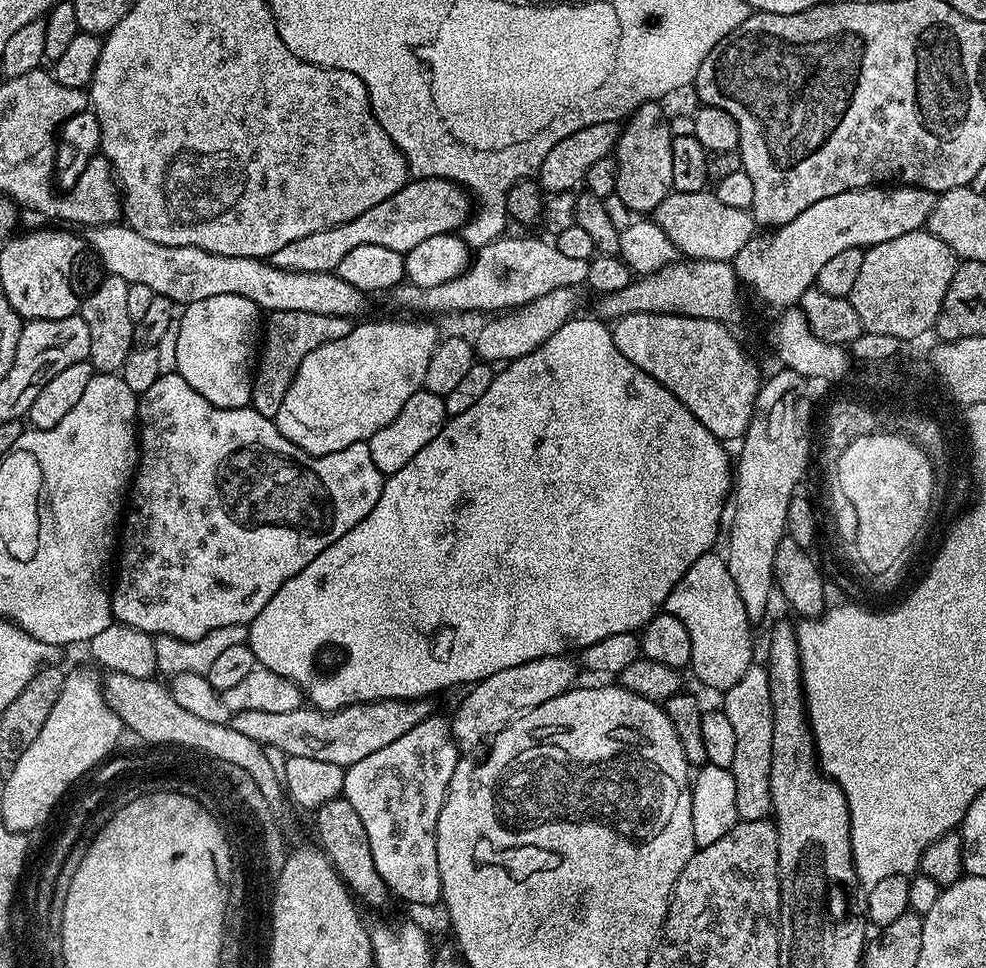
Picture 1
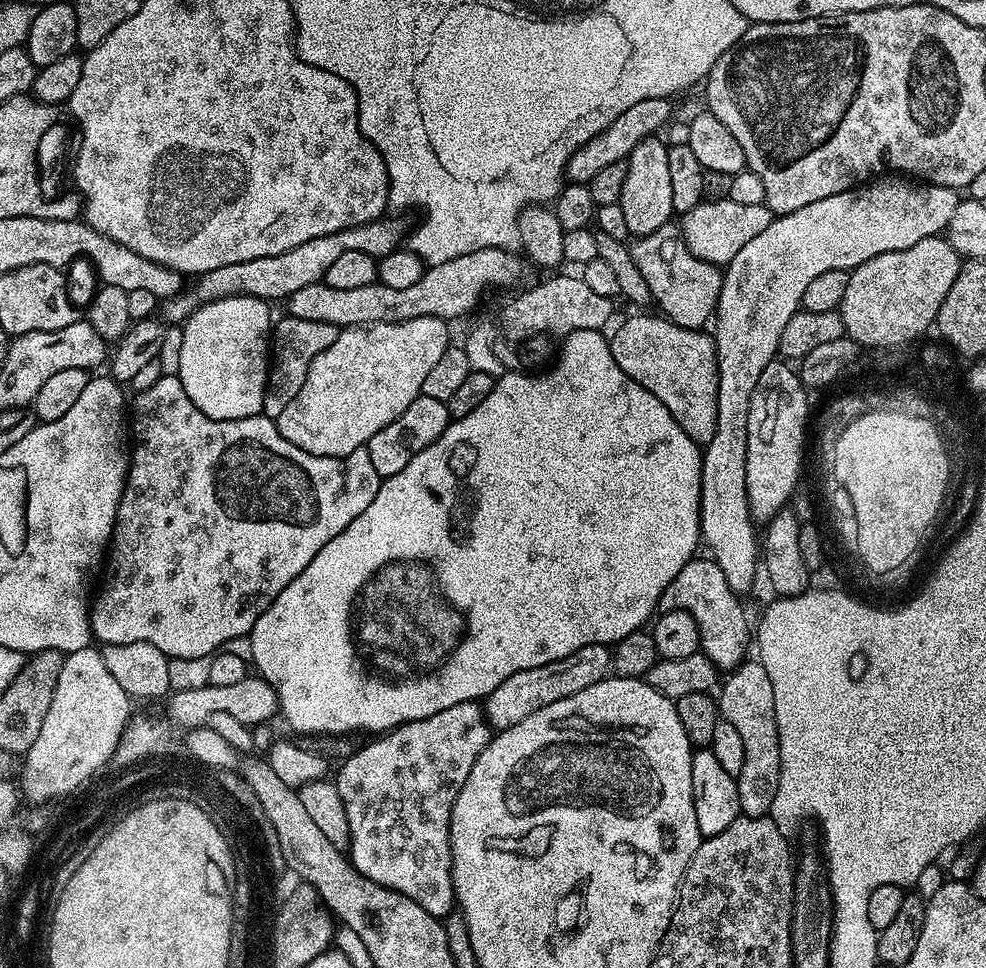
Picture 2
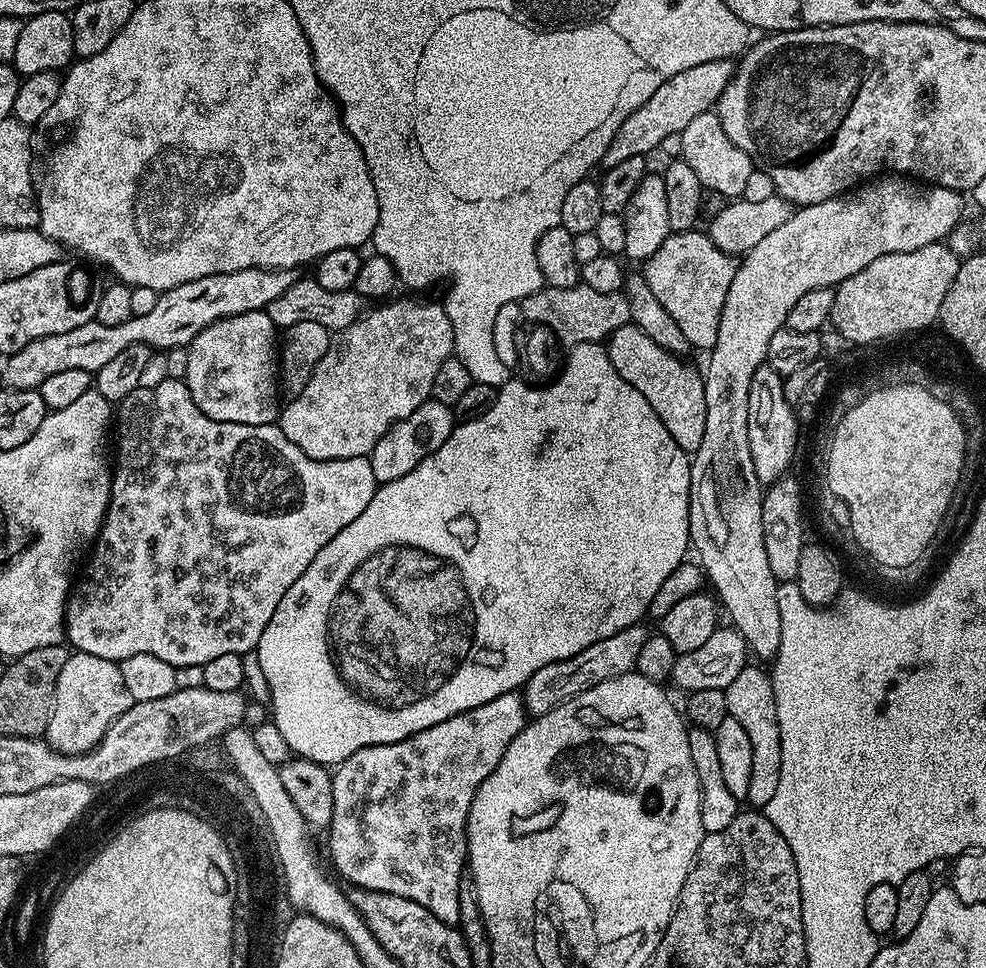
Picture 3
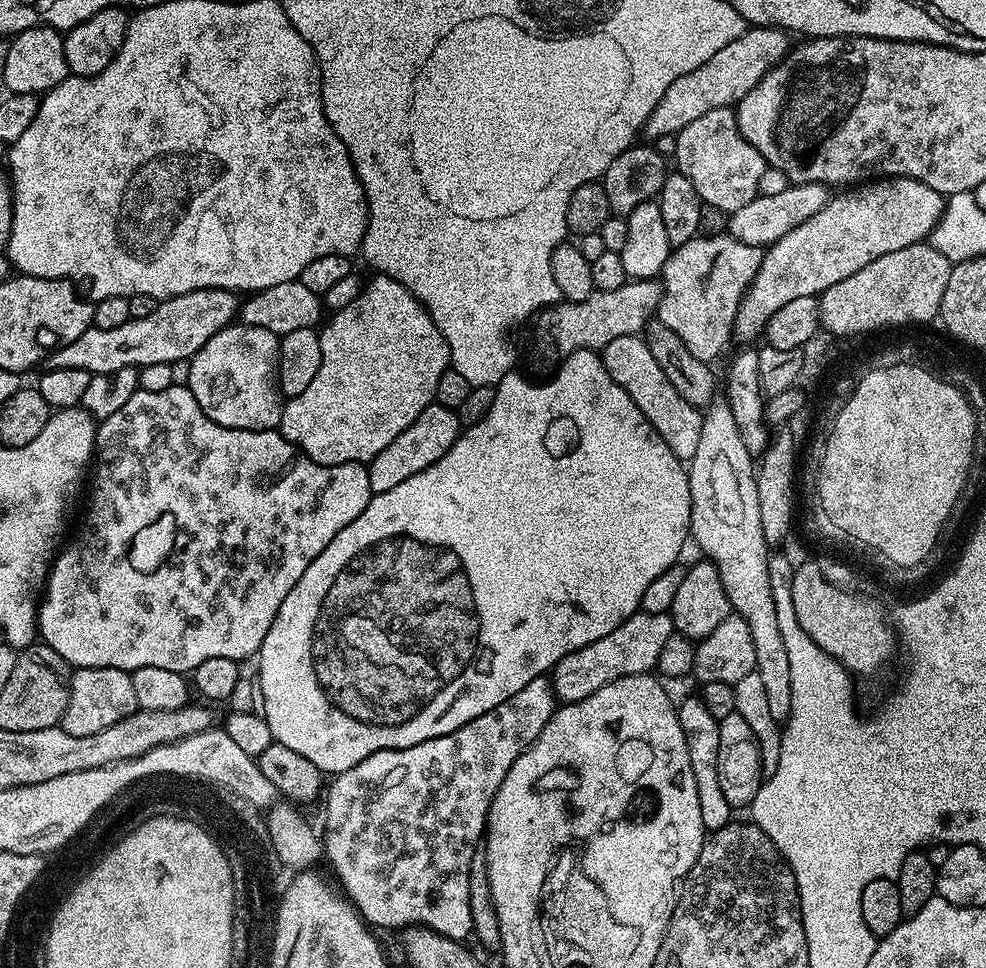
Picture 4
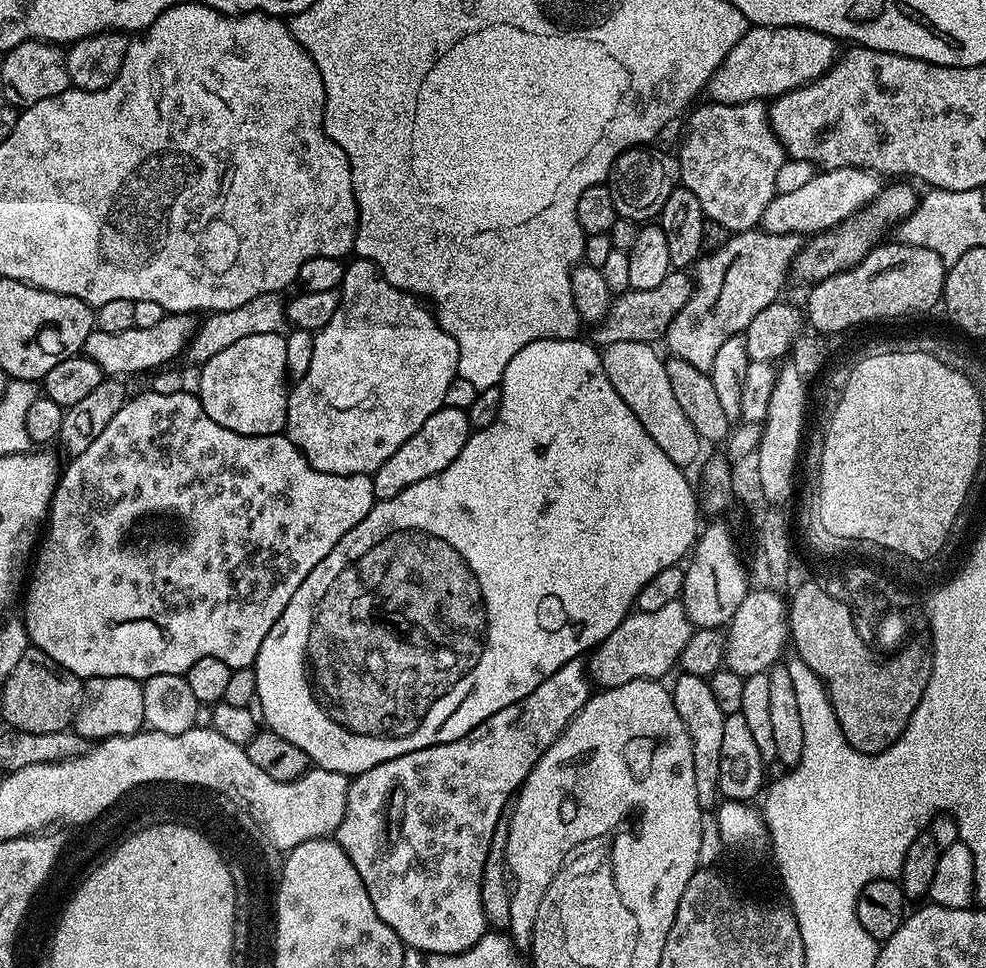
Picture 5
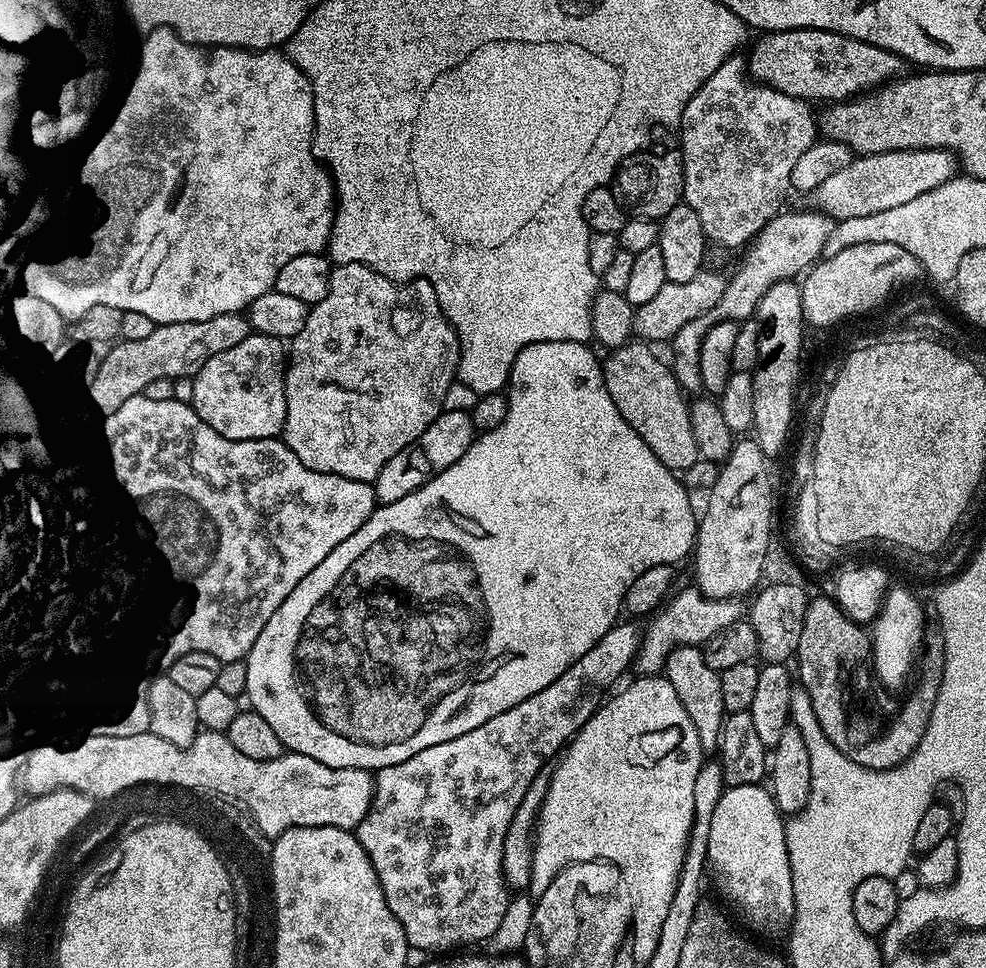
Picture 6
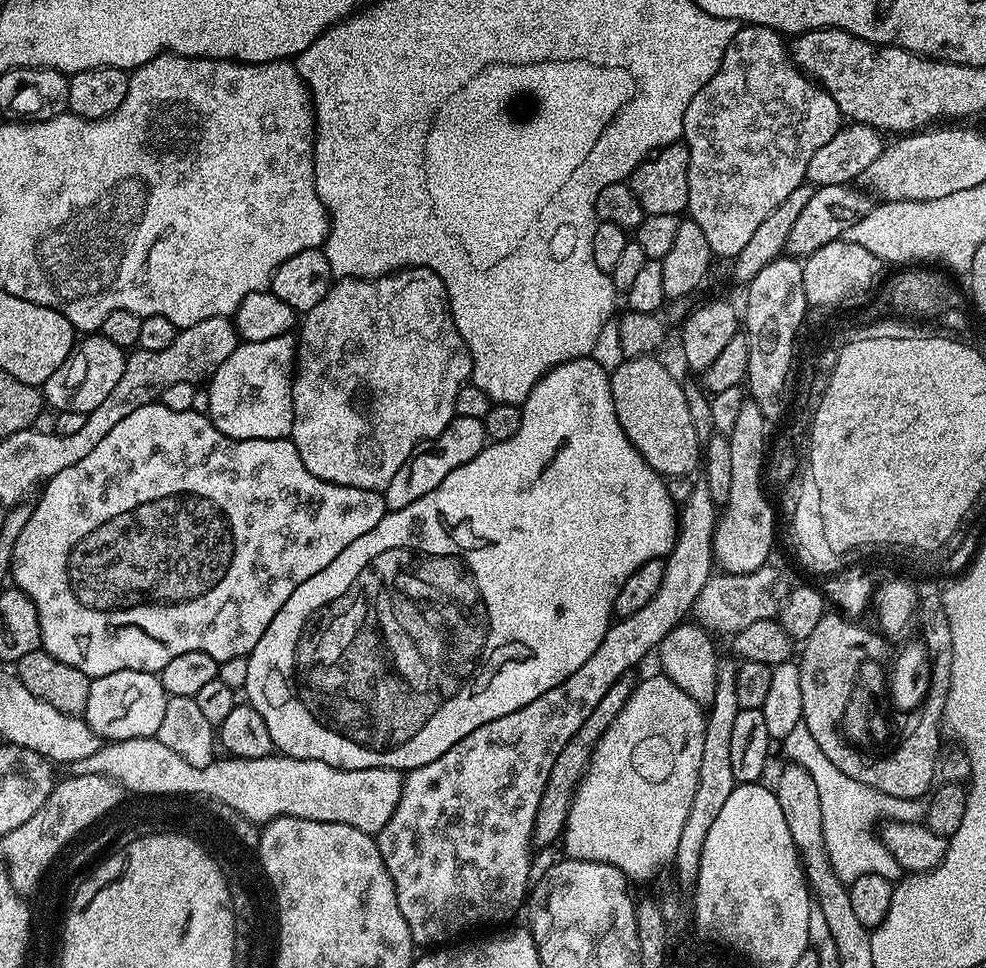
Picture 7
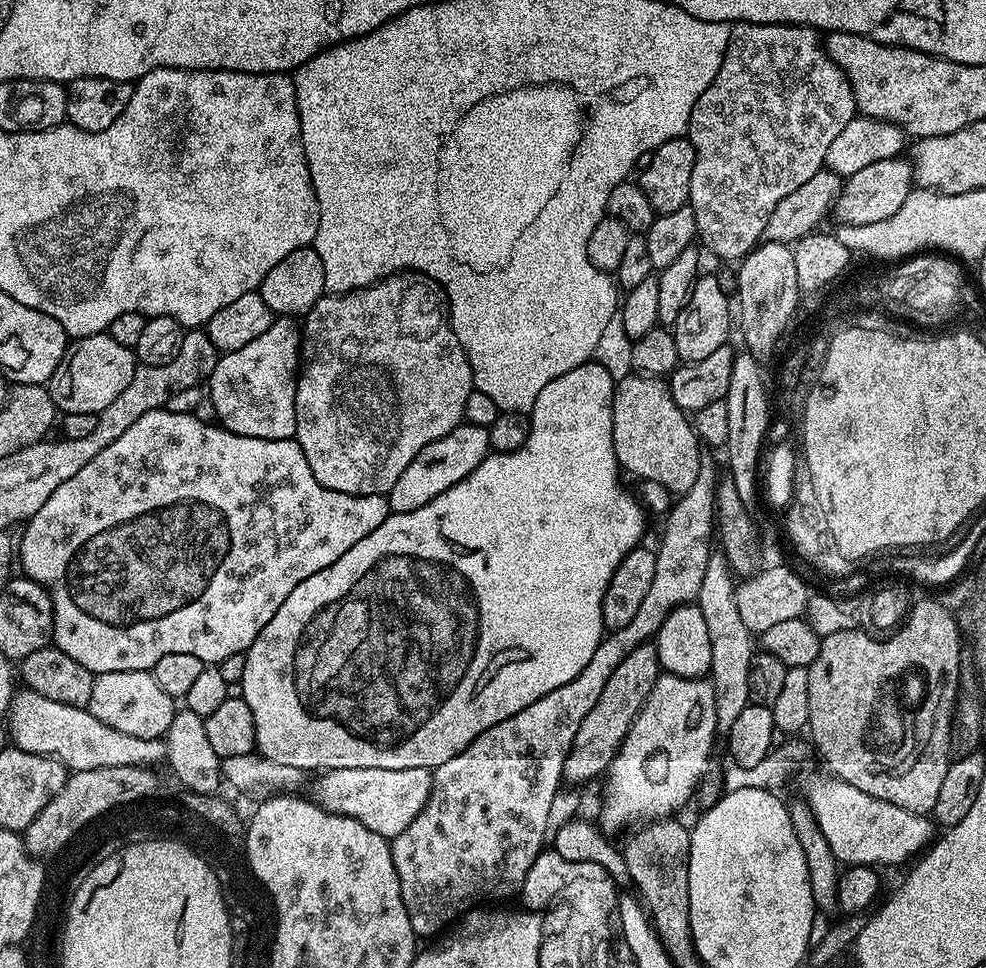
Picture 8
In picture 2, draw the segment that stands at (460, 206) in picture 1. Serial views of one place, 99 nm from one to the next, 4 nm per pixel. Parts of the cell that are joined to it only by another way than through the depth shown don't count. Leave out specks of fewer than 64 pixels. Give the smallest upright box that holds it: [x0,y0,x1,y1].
[163,218,400,325]

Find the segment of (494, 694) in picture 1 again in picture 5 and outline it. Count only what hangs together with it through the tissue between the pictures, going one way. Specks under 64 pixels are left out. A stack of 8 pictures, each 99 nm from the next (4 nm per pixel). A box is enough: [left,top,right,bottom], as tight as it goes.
[586,599,693,690]

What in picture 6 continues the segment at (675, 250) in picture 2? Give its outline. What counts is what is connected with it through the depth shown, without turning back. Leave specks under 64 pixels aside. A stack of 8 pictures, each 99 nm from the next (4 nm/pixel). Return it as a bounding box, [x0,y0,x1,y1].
[670,210,834,393]

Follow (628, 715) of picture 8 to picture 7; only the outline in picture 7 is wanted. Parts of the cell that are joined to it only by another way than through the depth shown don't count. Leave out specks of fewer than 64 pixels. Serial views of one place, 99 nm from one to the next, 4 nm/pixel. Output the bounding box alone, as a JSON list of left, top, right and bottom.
[532,678,634,849]

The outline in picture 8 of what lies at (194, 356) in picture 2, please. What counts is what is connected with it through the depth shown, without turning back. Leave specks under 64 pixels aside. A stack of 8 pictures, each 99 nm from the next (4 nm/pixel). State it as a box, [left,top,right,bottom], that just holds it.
[206,318,302,440]

